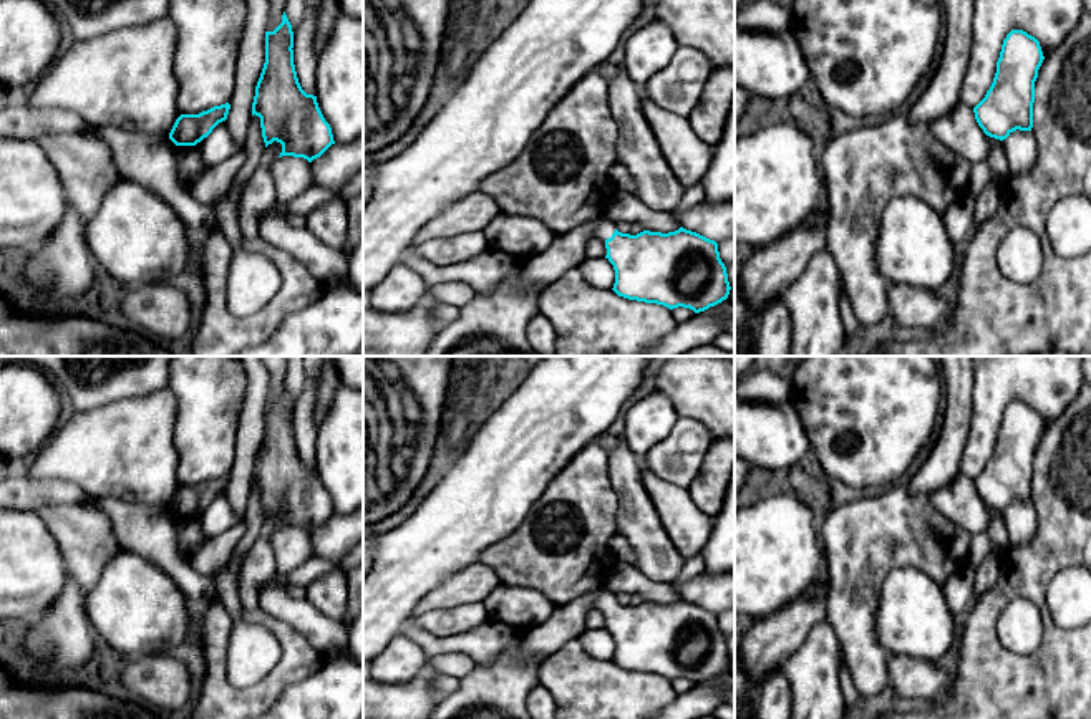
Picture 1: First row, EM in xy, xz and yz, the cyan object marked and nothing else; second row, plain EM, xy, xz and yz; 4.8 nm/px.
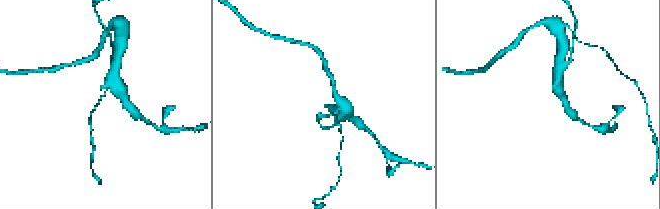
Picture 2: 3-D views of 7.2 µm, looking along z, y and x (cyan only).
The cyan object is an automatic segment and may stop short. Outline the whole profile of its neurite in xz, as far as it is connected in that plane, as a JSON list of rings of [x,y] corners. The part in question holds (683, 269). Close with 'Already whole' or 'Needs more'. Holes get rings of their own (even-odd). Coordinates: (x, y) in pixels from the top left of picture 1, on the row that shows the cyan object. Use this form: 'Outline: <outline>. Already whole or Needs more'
Outline: [[[605,219],[590,239],[605,244],[605,258],[615,270],[612,290],[618,297],[700,313],[730,295],[718,244],[696,232],[680,227],[668,234],[643,230],[630,235]]]. Needs more

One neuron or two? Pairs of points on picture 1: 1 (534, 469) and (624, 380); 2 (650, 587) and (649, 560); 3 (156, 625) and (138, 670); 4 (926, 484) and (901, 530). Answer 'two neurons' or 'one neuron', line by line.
1: one neuron
2: two neurons
3: two neurons
4: two neurons

